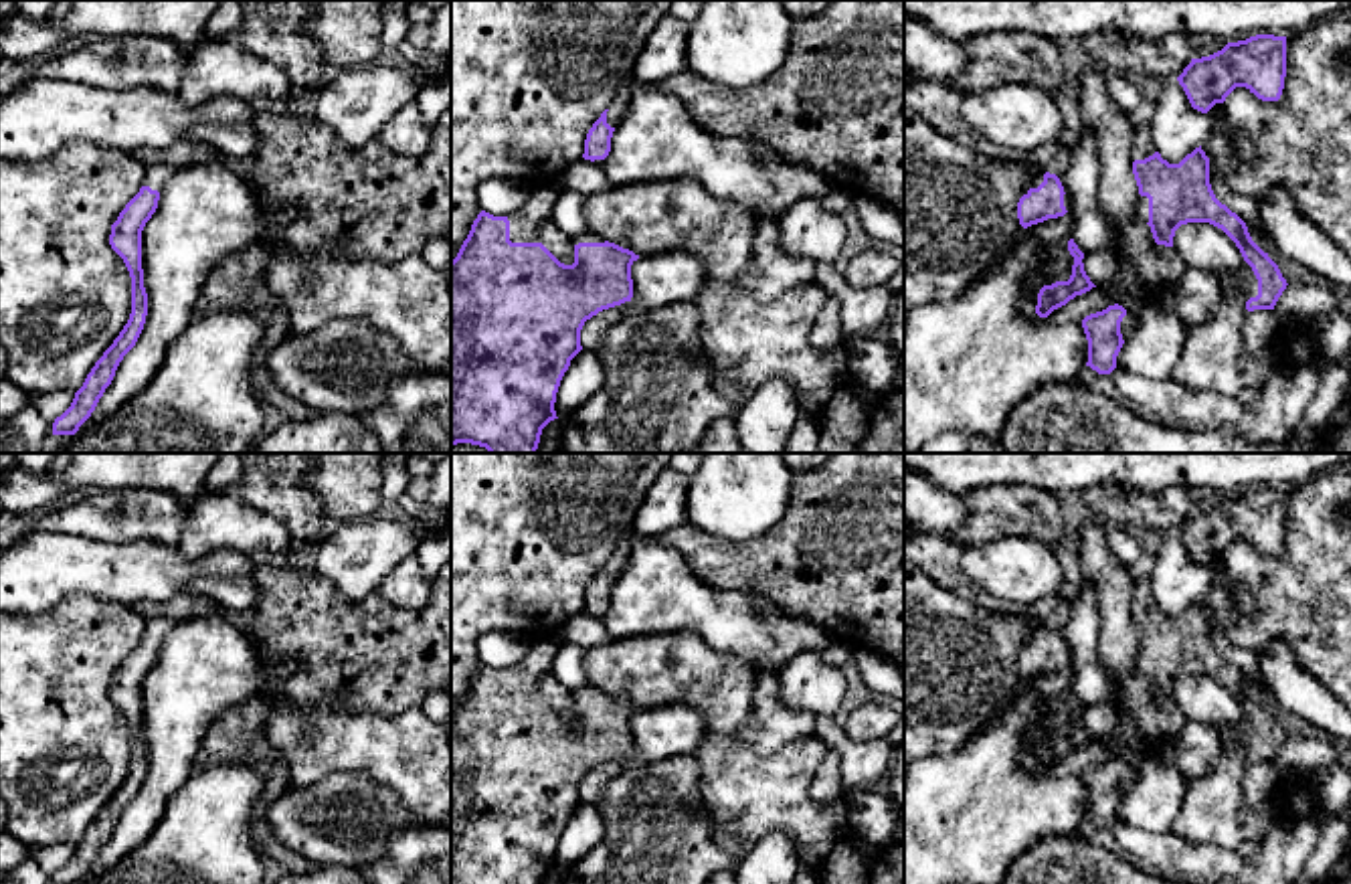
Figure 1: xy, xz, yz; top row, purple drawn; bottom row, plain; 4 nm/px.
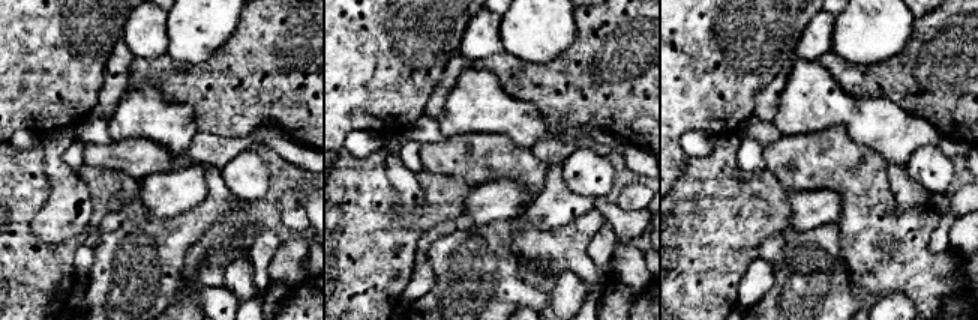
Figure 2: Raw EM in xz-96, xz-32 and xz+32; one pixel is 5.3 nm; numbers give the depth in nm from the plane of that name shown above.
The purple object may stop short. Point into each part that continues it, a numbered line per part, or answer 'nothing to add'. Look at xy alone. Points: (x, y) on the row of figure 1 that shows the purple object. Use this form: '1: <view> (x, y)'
1: xy (156, 177)

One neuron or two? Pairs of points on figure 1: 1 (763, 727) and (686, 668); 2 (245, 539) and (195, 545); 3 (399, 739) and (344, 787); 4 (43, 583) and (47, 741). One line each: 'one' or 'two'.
1: two
2: one
3: two
4: two

